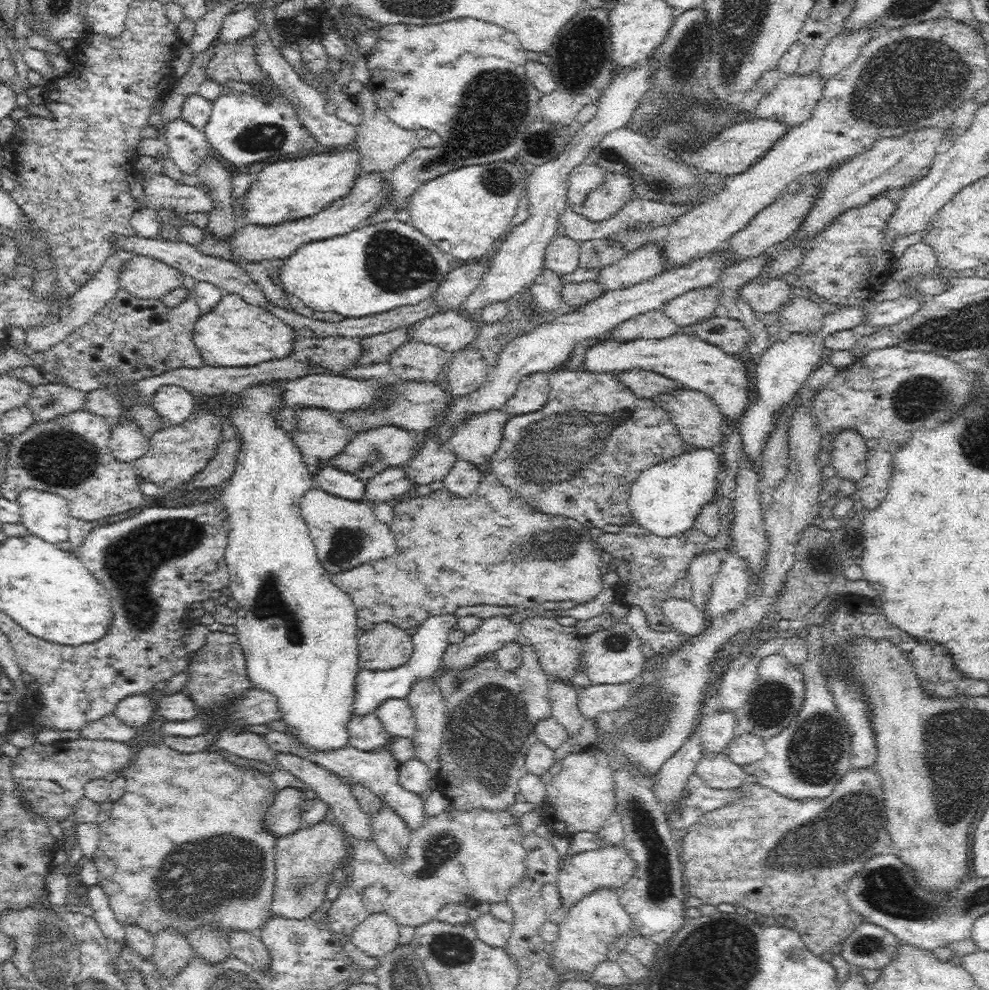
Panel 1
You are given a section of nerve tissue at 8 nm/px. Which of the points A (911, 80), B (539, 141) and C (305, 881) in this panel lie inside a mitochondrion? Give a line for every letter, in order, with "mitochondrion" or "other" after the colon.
A: mitochondrion
B: mitochondrion
C: mitochondrion

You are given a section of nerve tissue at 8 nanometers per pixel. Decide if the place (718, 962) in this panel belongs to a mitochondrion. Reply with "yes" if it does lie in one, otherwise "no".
yes

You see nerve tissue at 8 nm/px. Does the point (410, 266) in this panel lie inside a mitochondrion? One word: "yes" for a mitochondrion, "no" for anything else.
yes

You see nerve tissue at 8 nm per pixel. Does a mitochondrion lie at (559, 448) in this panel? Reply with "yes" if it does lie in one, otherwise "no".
yes

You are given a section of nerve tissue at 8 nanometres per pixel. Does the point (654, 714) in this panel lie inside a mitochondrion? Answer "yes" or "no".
yes

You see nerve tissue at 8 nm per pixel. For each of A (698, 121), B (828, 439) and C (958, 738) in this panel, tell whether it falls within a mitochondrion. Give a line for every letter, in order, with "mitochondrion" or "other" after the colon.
A: mitochondrion
B: other
C: mitochondrion

